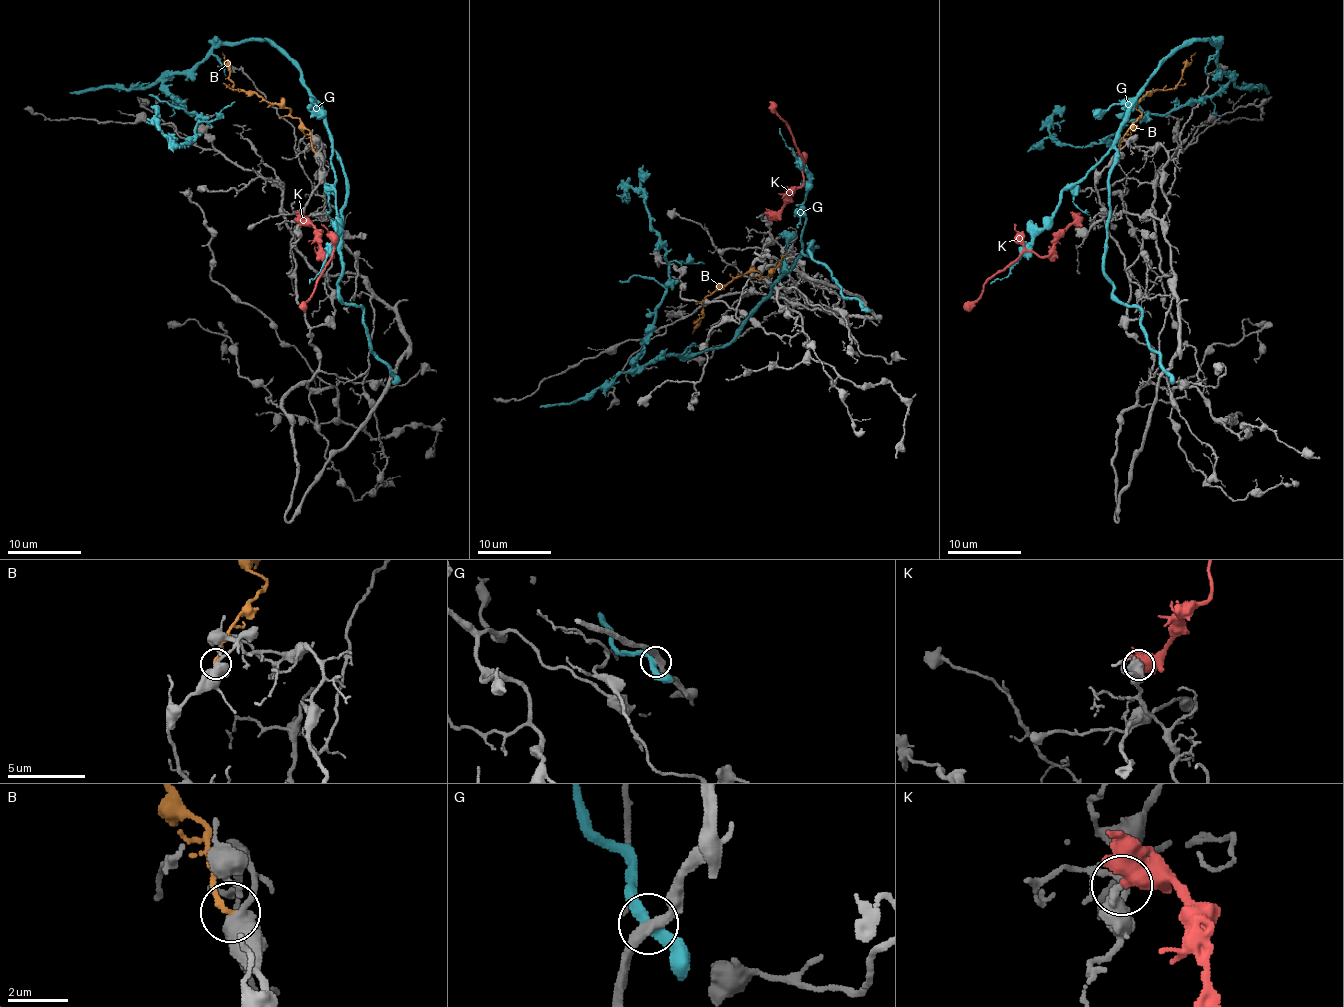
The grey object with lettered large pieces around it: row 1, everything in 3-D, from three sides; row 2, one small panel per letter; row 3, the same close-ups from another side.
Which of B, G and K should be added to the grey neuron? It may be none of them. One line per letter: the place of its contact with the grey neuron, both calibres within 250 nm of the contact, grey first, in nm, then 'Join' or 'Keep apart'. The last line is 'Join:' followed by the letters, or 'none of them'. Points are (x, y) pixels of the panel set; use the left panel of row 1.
B: Touches grey at (316, 152). Thickness 440 nm (grey) against 190 nm. Keep apart
G: Touches grey at (392, 370). Thickness 360 nm (grey) against 360 nm. Keep apart
K: Touches grey at (299, 225). Thickness 480 nm (grey) against 650 nm. Keep apart
Join: none of them

